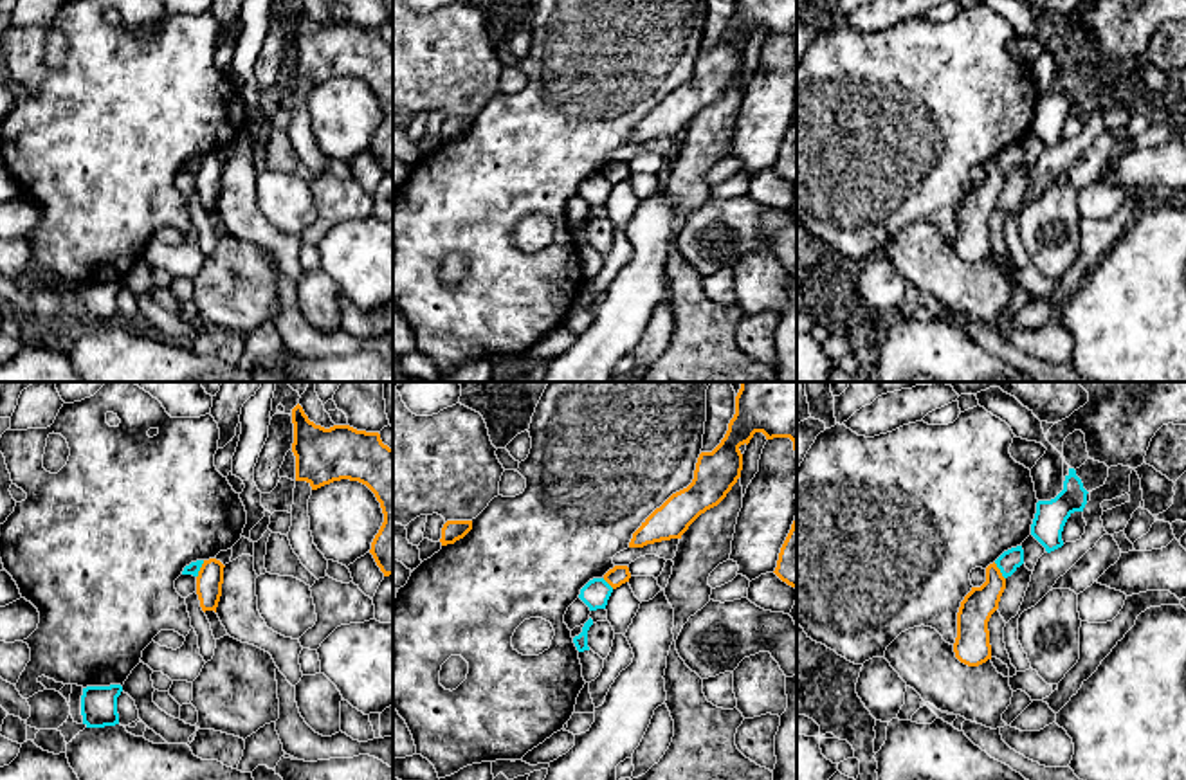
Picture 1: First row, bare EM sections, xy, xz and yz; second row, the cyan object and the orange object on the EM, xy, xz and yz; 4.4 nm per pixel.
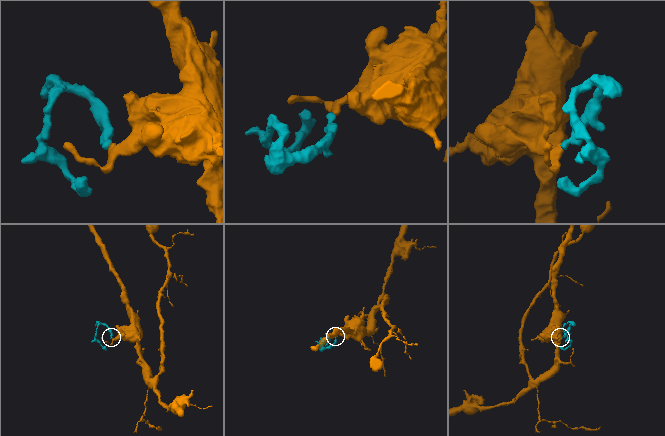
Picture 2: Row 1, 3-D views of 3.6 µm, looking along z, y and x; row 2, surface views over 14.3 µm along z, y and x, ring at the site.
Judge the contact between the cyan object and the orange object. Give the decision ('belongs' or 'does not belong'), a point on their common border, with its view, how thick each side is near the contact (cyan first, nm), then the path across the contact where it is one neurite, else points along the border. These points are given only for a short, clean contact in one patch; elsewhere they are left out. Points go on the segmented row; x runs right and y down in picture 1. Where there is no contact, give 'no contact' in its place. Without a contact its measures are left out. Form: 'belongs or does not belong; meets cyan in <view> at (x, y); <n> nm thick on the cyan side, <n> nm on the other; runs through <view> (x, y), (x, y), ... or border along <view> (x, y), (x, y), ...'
does not belong; meets cyan in xy at (199, 570); 60 nm thick on the cyan side, 120 nm on the other; border along xy (204, 561), (197, 577)

